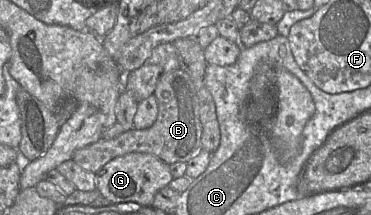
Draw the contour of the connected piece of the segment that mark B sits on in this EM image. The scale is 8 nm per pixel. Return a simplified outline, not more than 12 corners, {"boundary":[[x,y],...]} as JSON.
{"boundary":[[181,68],[163,72],[151,127],[77,149],[96,173],[113,158],[152,154],[169,165],[203,149],[199,98]]}

